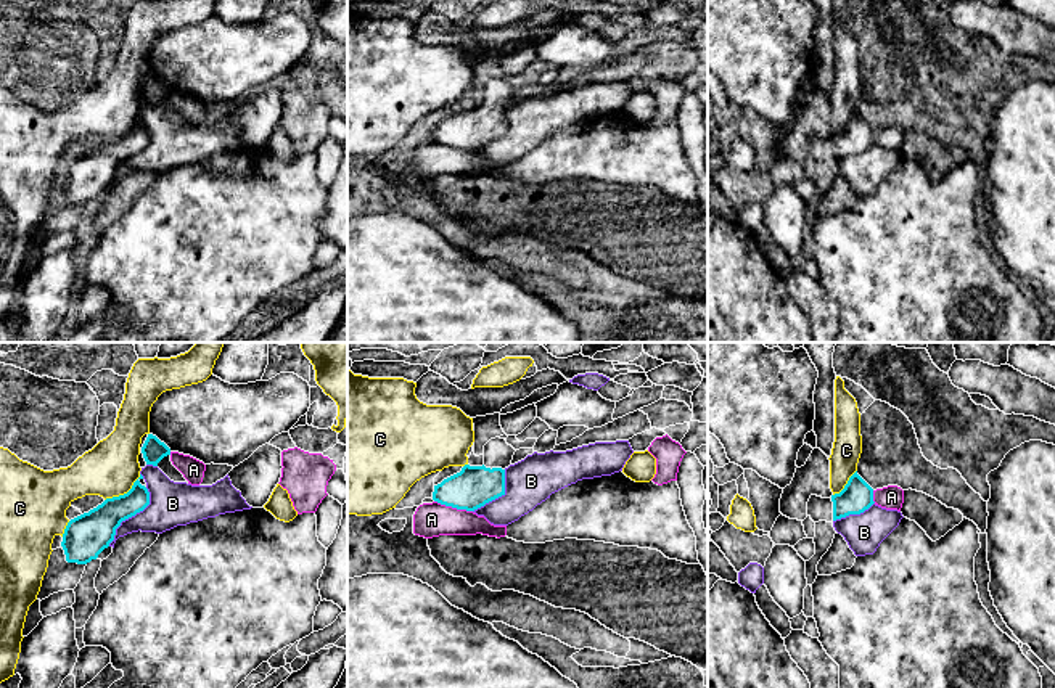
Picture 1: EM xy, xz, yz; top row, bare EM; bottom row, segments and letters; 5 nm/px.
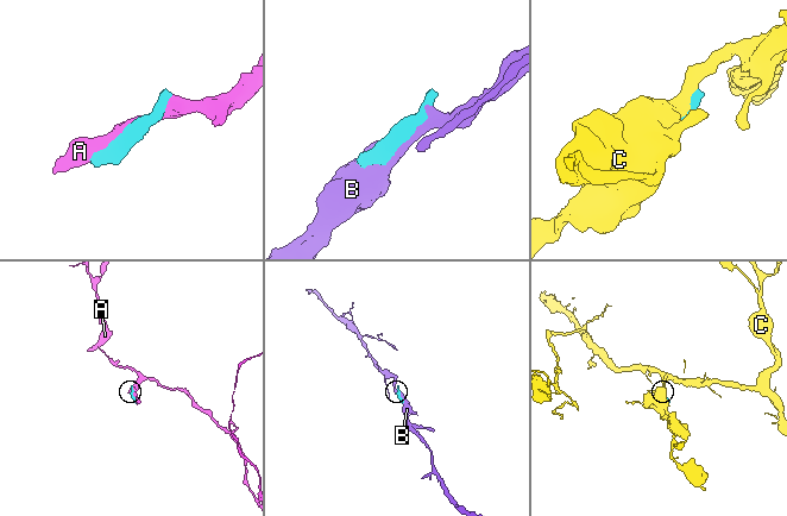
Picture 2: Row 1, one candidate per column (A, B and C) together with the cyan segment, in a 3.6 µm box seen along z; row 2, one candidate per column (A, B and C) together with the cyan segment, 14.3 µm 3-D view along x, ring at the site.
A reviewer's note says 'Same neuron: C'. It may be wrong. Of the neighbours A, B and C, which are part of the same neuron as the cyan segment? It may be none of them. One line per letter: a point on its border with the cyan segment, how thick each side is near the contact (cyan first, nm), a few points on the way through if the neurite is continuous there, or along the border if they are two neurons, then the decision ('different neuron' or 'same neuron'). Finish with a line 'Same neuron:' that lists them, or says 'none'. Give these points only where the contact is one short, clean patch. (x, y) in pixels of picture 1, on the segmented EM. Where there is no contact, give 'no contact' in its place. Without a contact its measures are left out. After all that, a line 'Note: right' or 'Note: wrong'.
A: contact xz (454, 507); calibres 200 and 180 nm; different neuron
B: contact xy (131, 516); calibres 220 and 220 nm; different neuron
C: contact xy (124, 494); calibres 200 and 280 nm; different neuron
Same neuron: none
Note: wrong

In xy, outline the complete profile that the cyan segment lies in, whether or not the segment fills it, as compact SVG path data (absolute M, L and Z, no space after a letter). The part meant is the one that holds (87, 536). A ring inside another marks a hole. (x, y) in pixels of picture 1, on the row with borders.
M137 479L127 493L106 498L88 513L71 519L61 542L66 561L87 564L96 559L114 540L121 522L143 511L148 505L150 492Z

